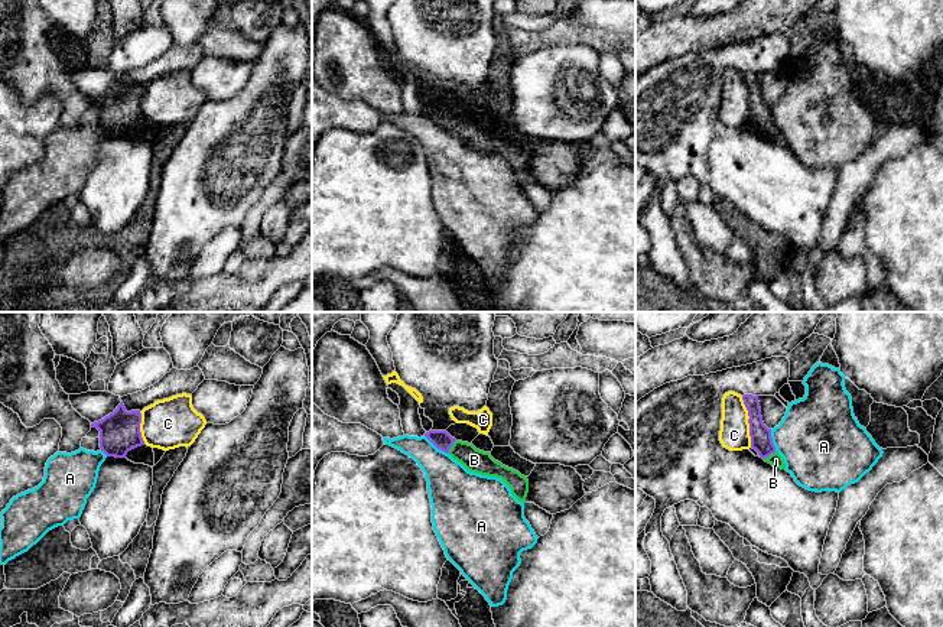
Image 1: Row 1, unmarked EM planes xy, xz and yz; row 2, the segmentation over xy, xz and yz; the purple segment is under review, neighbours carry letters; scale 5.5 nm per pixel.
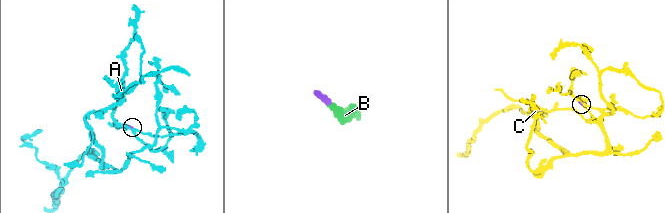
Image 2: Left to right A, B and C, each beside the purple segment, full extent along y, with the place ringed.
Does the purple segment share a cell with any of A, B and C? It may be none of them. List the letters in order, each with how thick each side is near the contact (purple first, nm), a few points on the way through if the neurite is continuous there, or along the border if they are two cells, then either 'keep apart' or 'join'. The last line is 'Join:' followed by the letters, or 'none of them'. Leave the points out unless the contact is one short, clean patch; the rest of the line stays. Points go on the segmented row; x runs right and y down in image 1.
A: calibres 100 and 280 nm; border xz (425, 435), (448, 454); keep apart
B: calibres 100 and 130 nm; way xz (441, 439), (451, 445), (474, 460); join
C: calibres 120 and 170 nm; keep apart
Join: B

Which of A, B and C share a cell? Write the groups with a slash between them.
A / B / C

